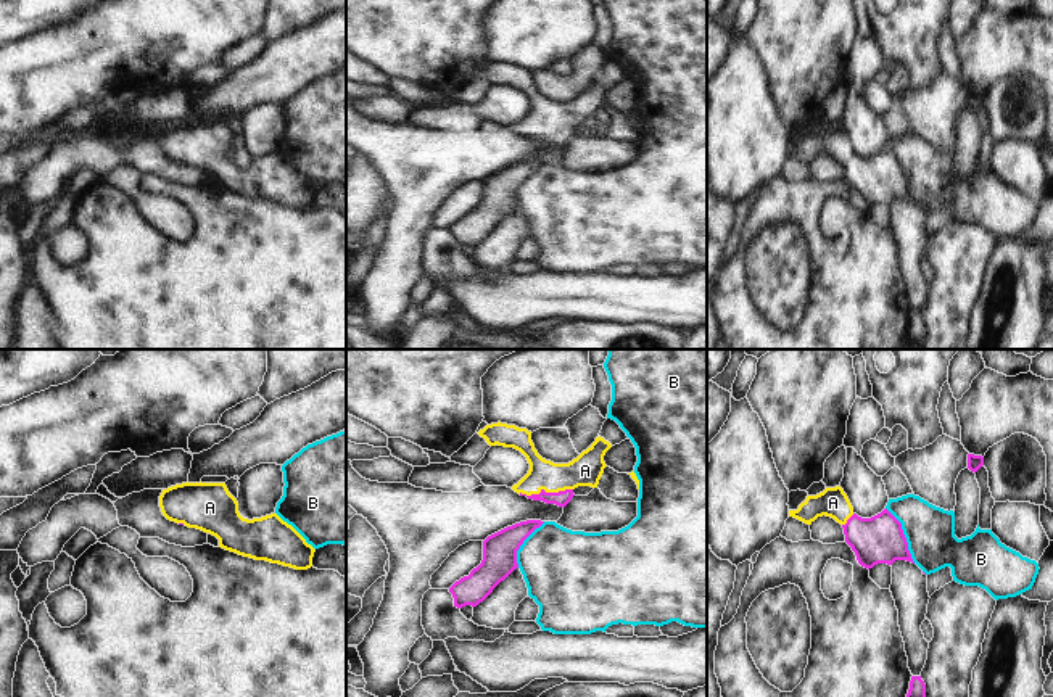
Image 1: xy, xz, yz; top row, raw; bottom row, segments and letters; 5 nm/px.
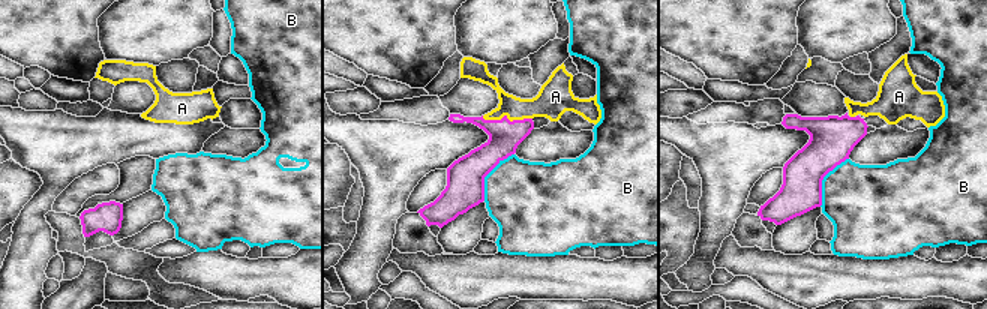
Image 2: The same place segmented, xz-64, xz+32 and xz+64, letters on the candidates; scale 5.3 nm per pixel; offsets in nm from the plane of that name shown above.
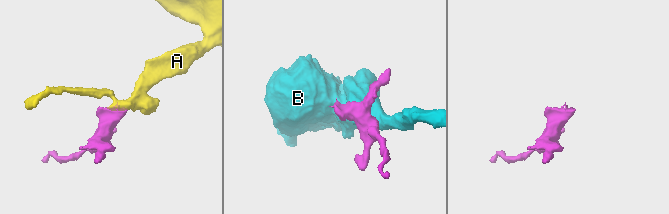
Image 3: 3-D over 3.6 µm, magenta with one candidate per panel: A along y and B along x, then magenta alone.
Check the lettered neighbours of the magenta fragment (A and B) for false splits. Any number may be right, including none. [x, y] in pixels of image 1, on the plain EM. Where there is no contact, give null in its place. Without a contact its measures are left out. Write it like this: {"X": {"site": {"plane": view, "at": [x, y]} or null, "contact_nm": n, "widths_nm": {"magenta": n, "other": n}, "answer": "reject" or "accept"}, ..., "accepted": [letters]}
{"A": {"site": {"plane": "xz", "at": [545, 131]}, "contact_nm": 280, "widths_nm": {"magenta": 80, "other": 160}, "answer": "accept"}, "B": {"site": {"plane": "yz", "at": [904, 174]}, "contact_nm": 320, "widths_nm": {"magenta": 240, "other": 240}, "answer": "reject"}, "accepted": ["A"]}

